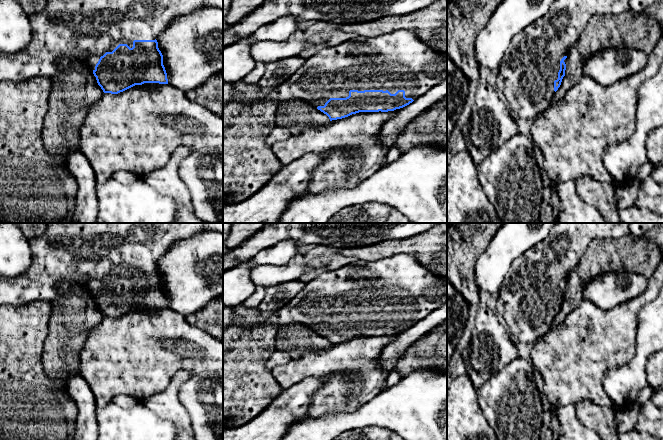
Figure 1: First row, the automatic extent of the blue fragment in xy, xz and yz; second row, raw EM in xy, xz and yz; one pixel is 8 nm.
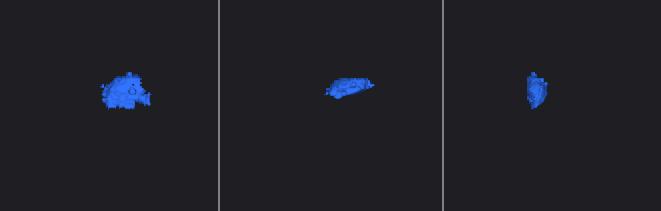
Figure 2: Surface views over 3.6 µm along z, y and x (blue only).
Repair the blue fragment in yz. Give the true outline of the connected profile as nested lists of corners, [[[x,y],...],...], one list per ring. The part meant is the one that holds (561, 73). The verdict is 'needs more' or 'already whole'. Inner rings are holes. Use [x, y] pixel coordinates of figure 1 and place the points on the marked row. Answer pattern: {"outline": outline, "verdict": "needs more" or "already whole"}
{"outline": [[[555,0],[544,16],[518,32],[503,56],[496,84],[519,119],[537,117],[548,108],[565,76],[564,60],[589,20],[597,15],[616,15],[629,9],[627,0]]], "verdict": "needs more"}

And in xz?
{"outline": [[[396,30],[377,37],[362,37],[320,49],[288,79],[274,88],[277,103],[301,99],[326,114],[330,121],[359,112],[388,112],[403,108],[447,79],[447,57],[431,48],[416,33]]], "verdict": "needs more"}

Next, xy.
{"outline": [[[46,0],[41,12],[29,16],[33,40],[26,50],[16,55],[0,51],[0,82],[21,82],[33,77],[52,79],[76,61],[91,61],[93,74],[104,93],[118,94],[144,83],[168,84],[163,55],[156,39],[174,18],[203,7],[223,9],[223,0]]], "verdict": "needs more"}

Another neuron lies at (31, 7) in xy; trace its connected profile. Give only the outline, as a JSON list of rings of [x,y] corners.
[[[15,0],[19,3],[26,14],[32,16],[41,12],[46,6],[46,0]]]

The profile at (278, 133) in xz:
[[[276,126],[267,136],[266,142],[269,146],[272,146],[276,142],[287,140],[291,135],[287,128]]]

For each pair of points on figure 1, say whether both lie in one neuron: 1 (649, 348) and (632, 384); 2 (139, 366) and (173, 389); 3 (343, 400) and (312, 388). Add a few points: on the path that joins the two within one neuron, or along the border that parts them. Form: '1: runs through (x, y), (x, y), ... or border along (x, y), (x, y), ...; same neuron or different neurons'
1: runs through (640, 357), (632, 375); same neuron
2: border along (187, 372), (178, 371), (162, 391), (147, 397); different neurons
3: border along (323, 377), (325, 382), (313, 395), (307, 411); different neurons

